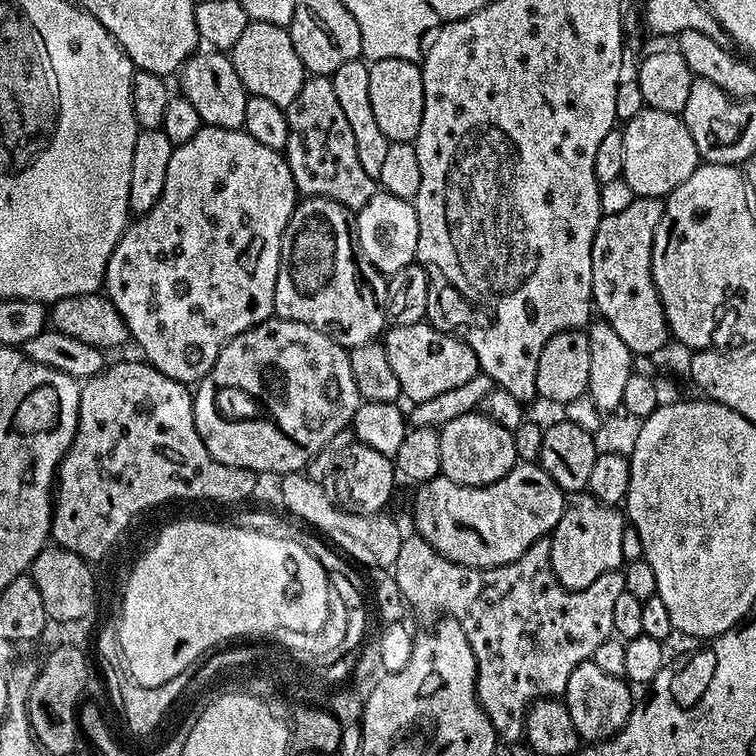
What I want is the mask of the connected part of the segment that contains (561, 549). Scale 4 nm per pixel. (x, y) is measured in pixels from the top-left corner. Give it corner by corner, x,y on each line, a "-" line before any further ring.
591,494
573,495
550,533
550,562
558,582
570,590
582,590
598,582
602,574
617,571
625,563
622,554
625,523
625,513
619,507
603,504

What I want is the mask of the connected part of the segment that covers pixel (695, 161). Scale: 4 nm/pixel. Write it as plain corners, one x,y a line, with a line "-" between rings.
645,107
634,119
623,125
626,142
626,166
622,179
637,196
668,197
674,189
682,186
701,163
694,138
686,130
683,119
677,113
663,112

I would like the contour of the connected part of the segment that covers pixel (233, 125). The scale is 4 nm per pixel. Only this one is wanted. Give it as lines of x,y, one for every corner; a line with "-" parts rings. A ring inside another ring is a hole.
215,49
197,51
189,56
178,79
182,82
181,93
197,107
205,125
236,131
243,127
249,95
242,86
229,55

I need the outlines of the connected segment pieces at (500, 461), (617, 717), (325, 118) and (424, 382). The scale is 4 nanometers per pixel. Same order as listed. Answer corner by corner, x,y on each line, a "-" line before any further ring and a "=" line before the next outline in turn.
479,411
462,414
454,422
439,429
442,450
441,473
446,478
467,488
481,488
502,479
518,461
514,450
512,432
=
591,659
574,666
570,673
570,682
566,682
562,699
581,741
611,740
620,732
634,707
631,691
633,692
633,689
627,679
608,674
606,670
602,670
602,666
598,666
=
309,75
298,98
290,102
288,114
288,147
286,159
290,174
301,197
325,196
327,200
346,206
353,214
360,211
378,190
377,177
366,174
358,162
354,133
342,105
334,95
334,86
326,76
=
430,322
389,327
382,343
398,378
403,399
408,402
426,402
426,398
455,390
480,372
478,358
474,358
474,350
470,350
466,341
438,330

